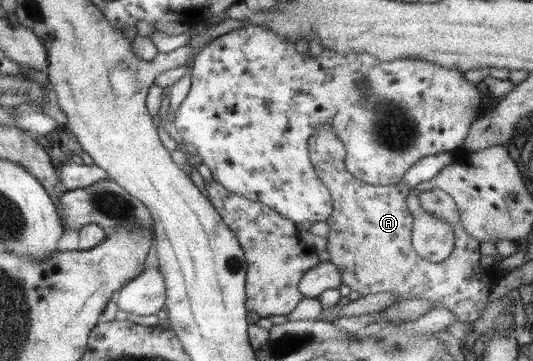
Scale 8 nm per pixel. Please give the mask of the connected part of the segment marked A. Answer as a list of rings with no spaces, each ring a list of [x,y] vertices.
[[[330,124],[318,126],[314,130],[314,134],[308,138],[308,148],[314,170],[320,180],[324,182],[326,188],[330,190],[333,198],[333,213],[326,220],[326,223],[330,225],[327,251],[330,255],[329,261],[340,269],[340,275],[342,275],[341,284],[350,287],[350,289],[360,293],[362,296],[393,292],[397,296],[397,302],[394,303],[393,308],[403,300],[427,299],[432,303],[431,310],[440,307],[450,310],[456,316],[457,320],[455,322],[474,323],[479,320],[484,308],[486,308],[488,297],[500,276],[498,276],[494,265],[488,270],[482,268],[482,264],[480,264],[482,258],[481,243],[464,230],[464,226],[460,224],[460,218],[458,218],[459,210],[454,208],[450,212],[452,220],[448,220],[454,230],[455,244],[453,245],[453,251],[446,261],[430,262],[430,260],[422,258],[414,250],[411,243],[414,217],[406,204],[406,199],[408,199],[411,191],[410,186],[406,186],[404,182],[396,183],[395,185],[378,186],[358,180],[346,169],[345,146],[342,144],[342,140],[336,136],[336,132],[334,132],[334,128]]]

